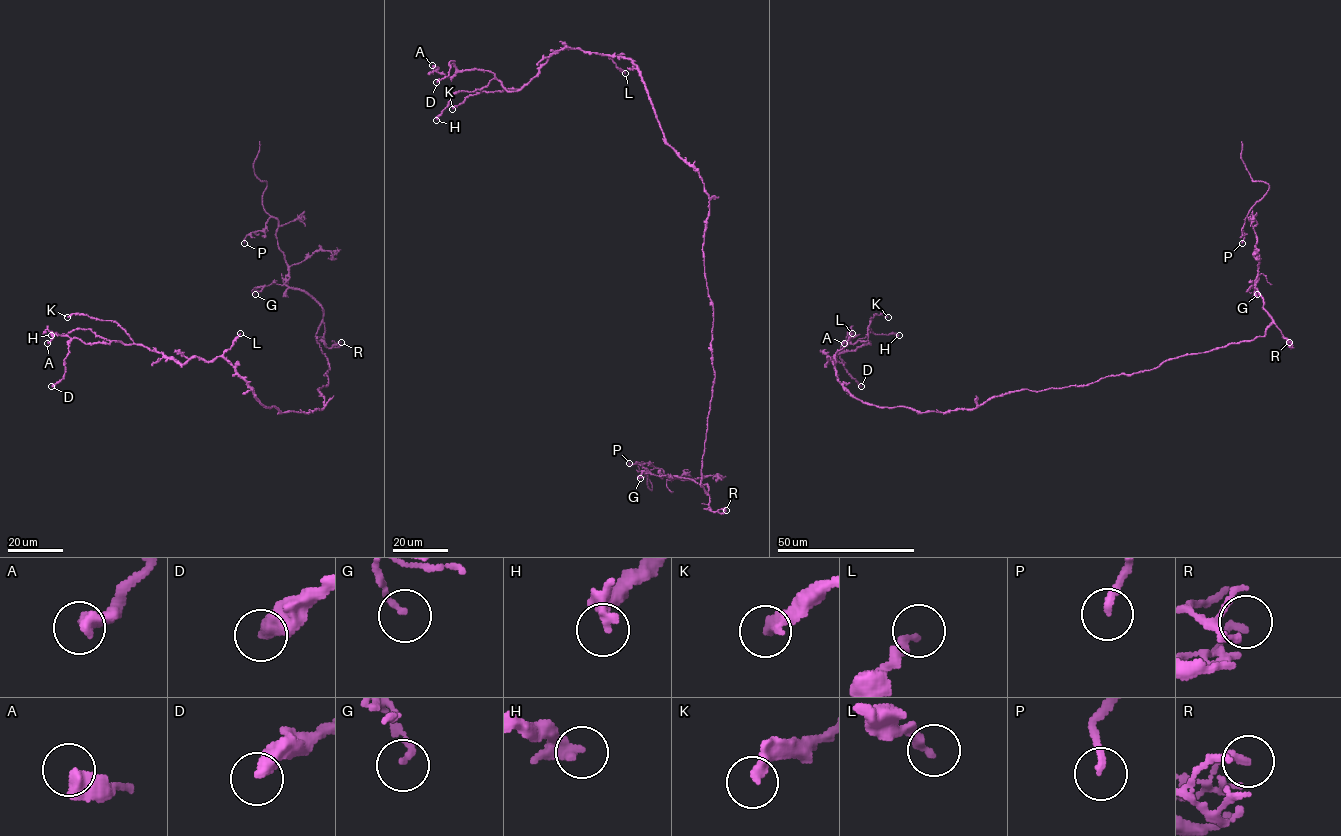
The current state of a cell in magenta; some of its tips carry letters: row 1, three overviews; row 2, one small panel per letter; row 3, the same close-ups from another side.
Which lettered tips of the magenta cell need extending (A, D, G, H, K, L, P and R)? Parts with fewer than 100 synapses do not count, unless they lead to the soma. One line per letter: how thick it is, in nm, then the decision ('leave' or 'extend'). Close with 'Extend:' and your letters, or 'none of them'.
A: calibre 500 nm; leave
D: calibre 480 nm; leave
G: calibre 140 nm; leave
H: calibre 300 nm; leave
K: calibre 360 nm; leave
L: calibre 260 nm; leave
P: calibre 200 nm; leave
R: calibre 200 nm; leave
Extend: none of them

